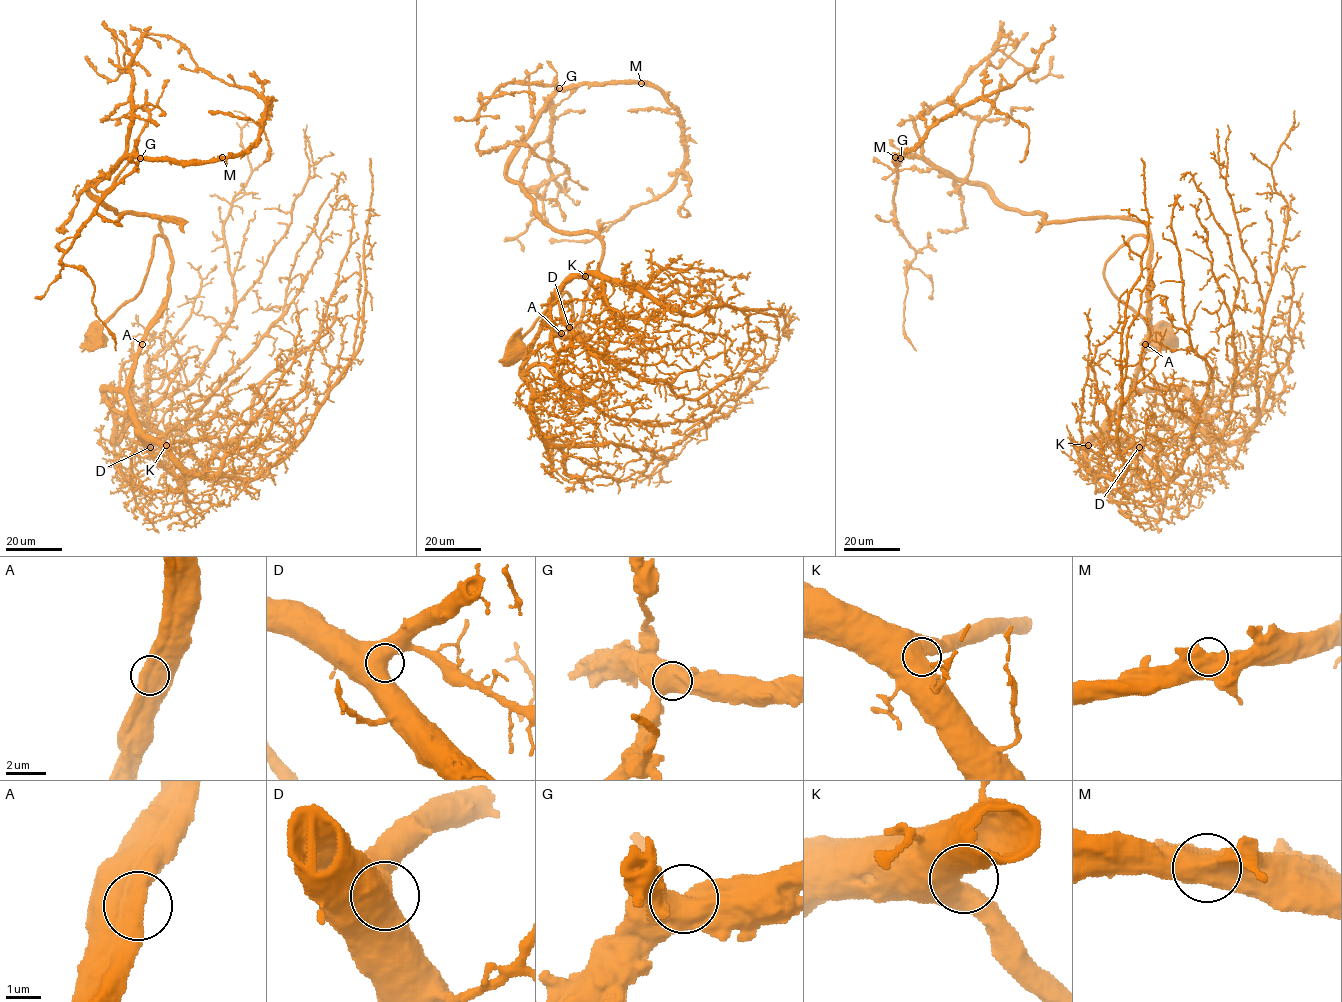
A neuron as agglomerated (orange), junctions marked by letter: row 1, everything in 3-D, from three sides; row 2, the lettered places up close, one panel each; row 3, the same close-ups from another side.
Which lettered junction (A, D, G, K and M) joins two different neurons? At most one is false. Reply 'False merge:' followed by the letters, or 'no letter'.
False merge: no letter

